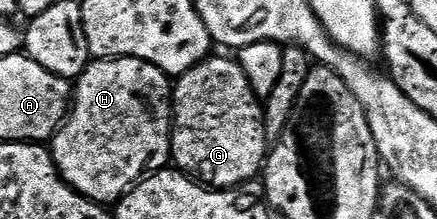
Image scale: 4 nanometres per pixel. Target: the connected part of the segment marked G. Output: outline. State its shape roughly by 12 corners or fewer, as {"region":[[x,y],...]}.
{"region":[[239,60],[175,78],[171,160],[205,187],[263,170],[270,138]]}

